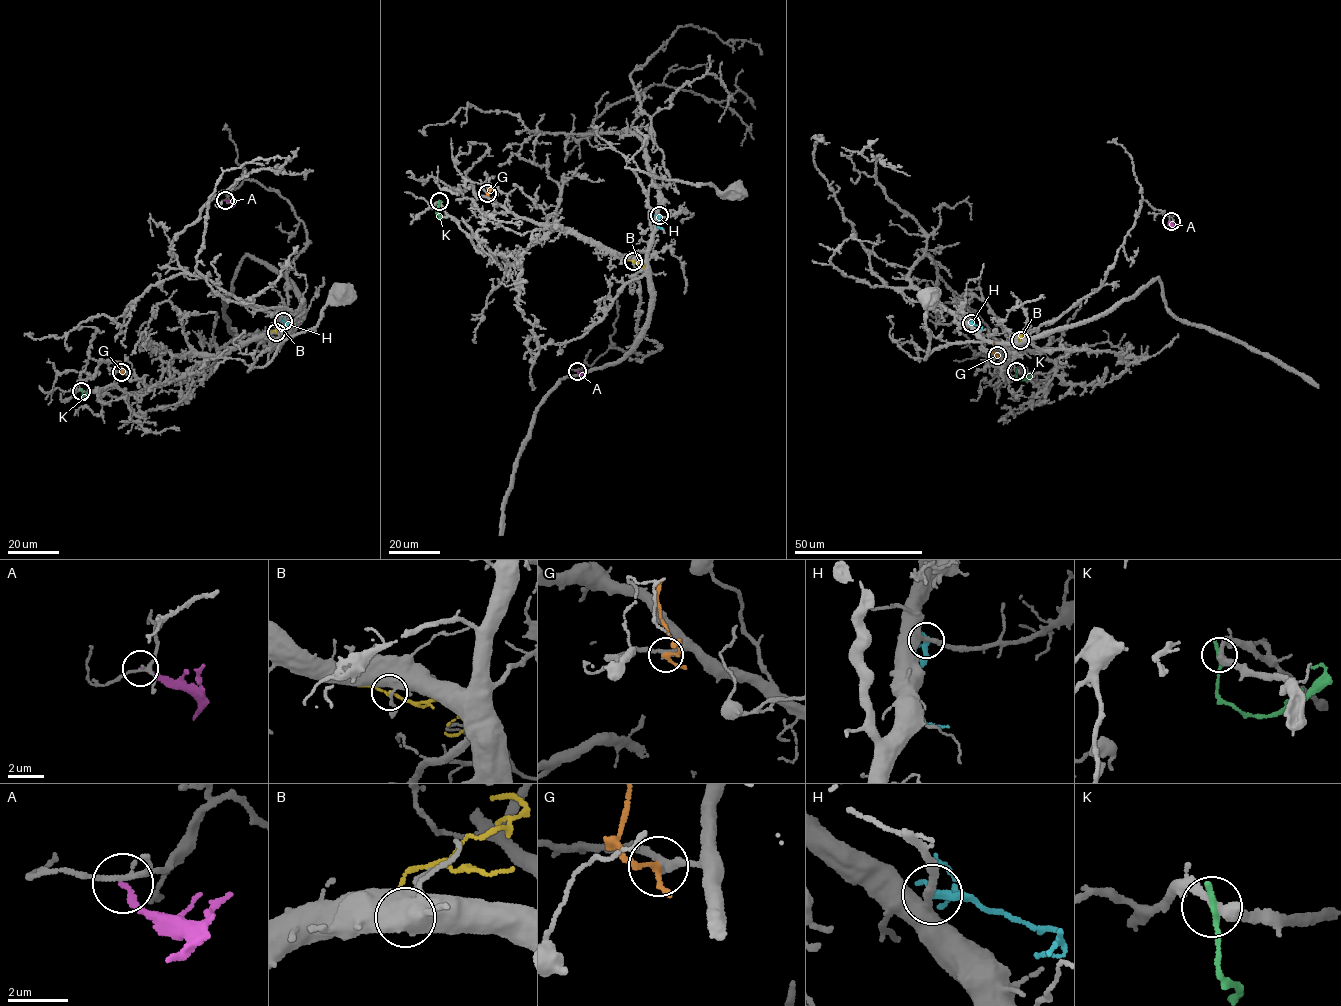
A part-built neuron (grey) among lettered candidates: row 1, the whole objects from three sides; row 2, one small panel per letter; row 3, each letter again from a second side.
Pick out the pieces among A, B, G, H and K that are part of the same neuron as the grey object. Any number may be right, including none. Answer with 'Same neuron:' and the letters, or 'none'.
Same neuron: none

